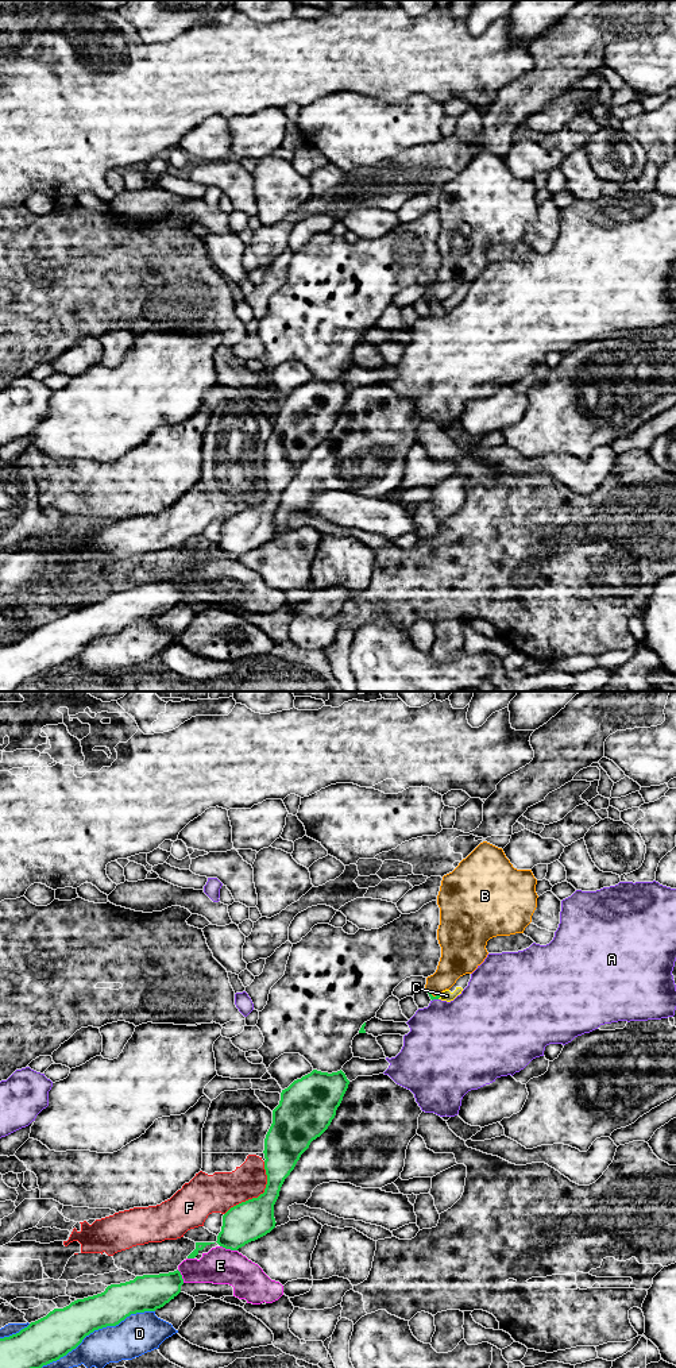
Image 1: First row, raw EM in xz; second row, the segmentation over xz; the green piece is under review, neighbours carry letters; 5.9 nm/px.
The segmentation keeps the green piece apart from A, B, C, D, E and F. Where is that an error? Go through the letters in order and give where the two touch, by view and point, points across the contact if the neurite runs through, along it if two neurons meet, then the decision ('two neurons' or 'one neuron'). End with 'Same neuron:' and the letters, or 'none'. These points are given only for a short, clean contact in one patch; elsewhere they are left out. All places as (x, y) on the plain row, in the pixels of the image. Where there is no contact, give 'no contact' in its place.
A: meets green in xz at (435, 307); two neurons
B: meets green in xz at (432, 304); runs through xz (431, 304), (432, 304), (435, 295), (455, 270); one neuron
C: meets green in xz at (439, 305); border along xz (440, 304), (437, 307); two neurons
D: meets green in xz at (96, 638); two neurons
E: meets green in xz at (228, 557); two neurons
F: meets green in xz at (259, 504); two neurons
Same neuron: B

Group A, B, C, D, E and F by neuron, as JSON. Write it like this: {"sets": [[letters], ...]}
{"sets": [["A"], ["B"], ["C"], ["D"], ["E"], ["F"]]}

